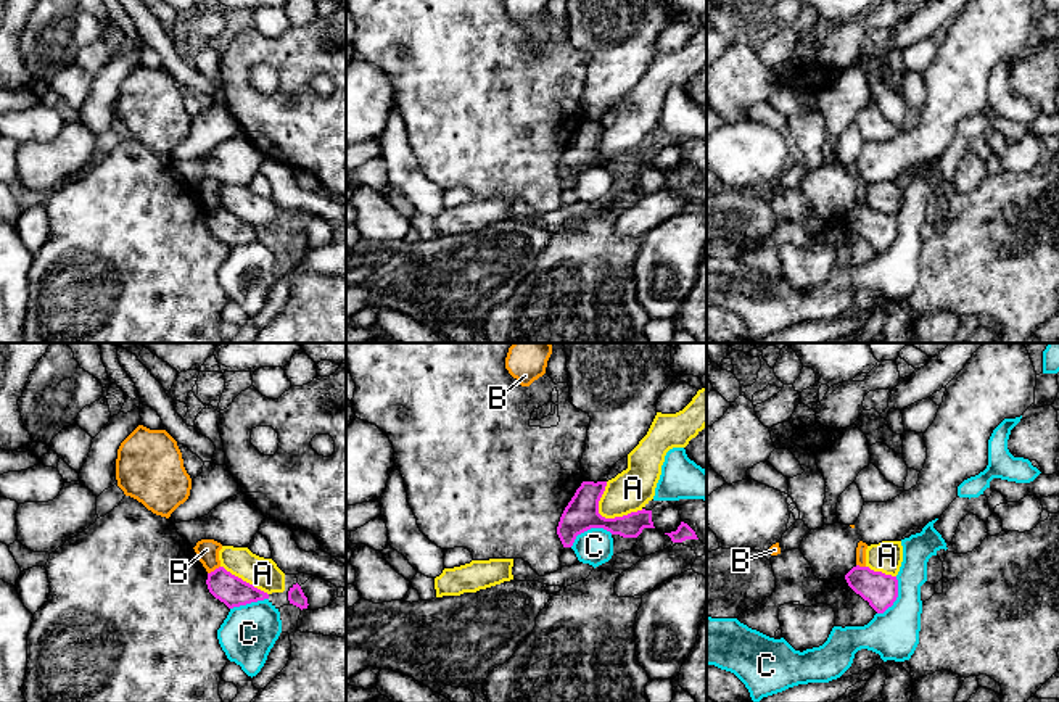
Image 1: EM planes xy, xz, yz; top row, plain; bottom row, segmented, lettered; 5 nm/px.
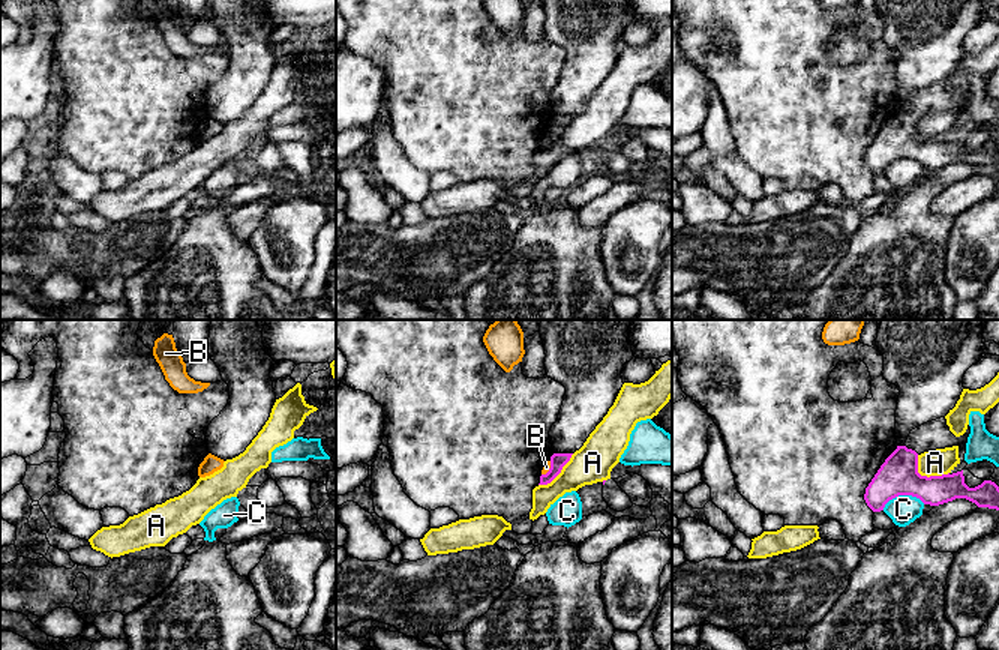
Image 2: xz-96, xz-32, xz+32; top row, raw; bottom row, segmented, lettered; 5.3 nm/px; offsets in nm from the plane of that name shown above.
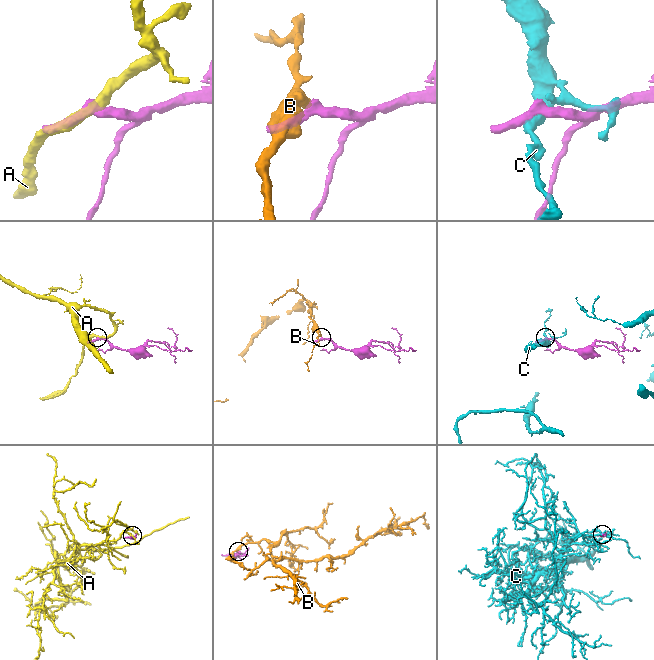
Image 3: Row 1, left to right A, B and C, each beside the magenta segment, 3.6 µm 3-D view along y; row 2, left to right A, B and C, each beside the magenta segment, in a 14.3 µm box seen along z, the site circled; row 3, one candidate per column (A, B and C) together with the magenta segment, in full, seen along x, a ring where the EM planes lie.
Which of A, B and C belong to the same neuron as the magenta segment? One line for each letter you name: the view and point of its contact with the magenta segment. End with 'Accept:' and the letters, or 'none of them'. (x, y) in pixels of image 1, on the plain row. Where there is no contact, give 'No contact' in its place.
Accept: none of them

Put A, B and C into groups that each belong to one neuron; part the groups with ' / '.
A / B / C

